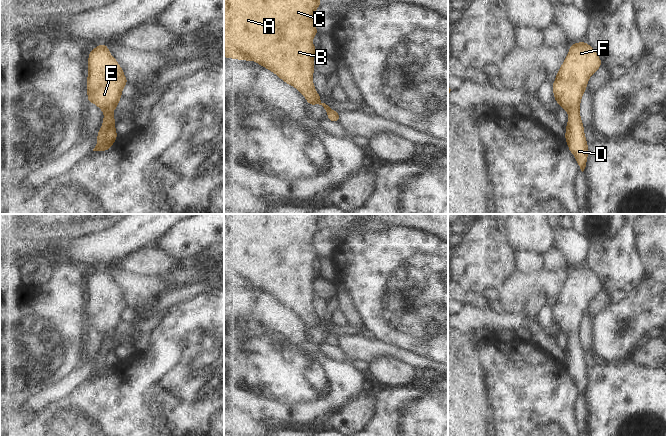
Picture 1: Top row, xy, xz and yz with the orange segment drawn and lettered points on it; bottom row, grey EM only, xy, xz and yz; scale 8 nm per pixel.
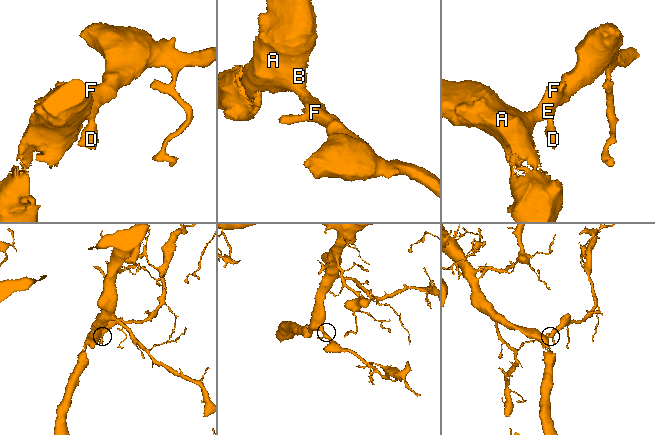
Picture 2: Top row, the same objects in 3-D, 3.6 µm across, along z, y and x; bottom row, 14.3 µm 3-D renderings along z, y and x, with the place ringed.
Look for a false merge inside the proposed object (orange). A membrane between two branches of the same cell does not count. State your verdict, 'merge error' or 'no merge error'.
no merge error

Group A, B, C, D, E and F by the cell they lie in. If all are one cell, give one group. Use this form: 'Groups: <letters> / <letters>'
Groups: A B C D E F

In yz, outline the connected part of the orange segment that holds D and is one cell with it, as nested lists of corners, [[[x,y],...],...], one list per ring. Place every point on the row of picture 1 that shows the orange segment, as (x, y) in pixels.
[[[577,42],[569,45],[569,53],[564,59],[562,66],[556,73],[556,80],[552,82],[555,102],[562,109],[568,111],[568,123],[564,139],[568,143],[568,150],[575,156],[576,163],[583,172],[588,159],[588,143],[584,133],[584,125],[580,117],[580,103],[588,86],[589,78],[602,66],[602,61],[597,52],[586,42]]]

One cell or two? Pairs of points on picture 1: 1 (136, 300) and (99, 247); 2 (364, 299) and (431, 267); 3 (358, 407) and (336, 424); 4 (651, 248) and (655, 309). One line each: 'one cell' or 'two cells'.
1: two cells
2: one cell
3: one cell
4: one cell

